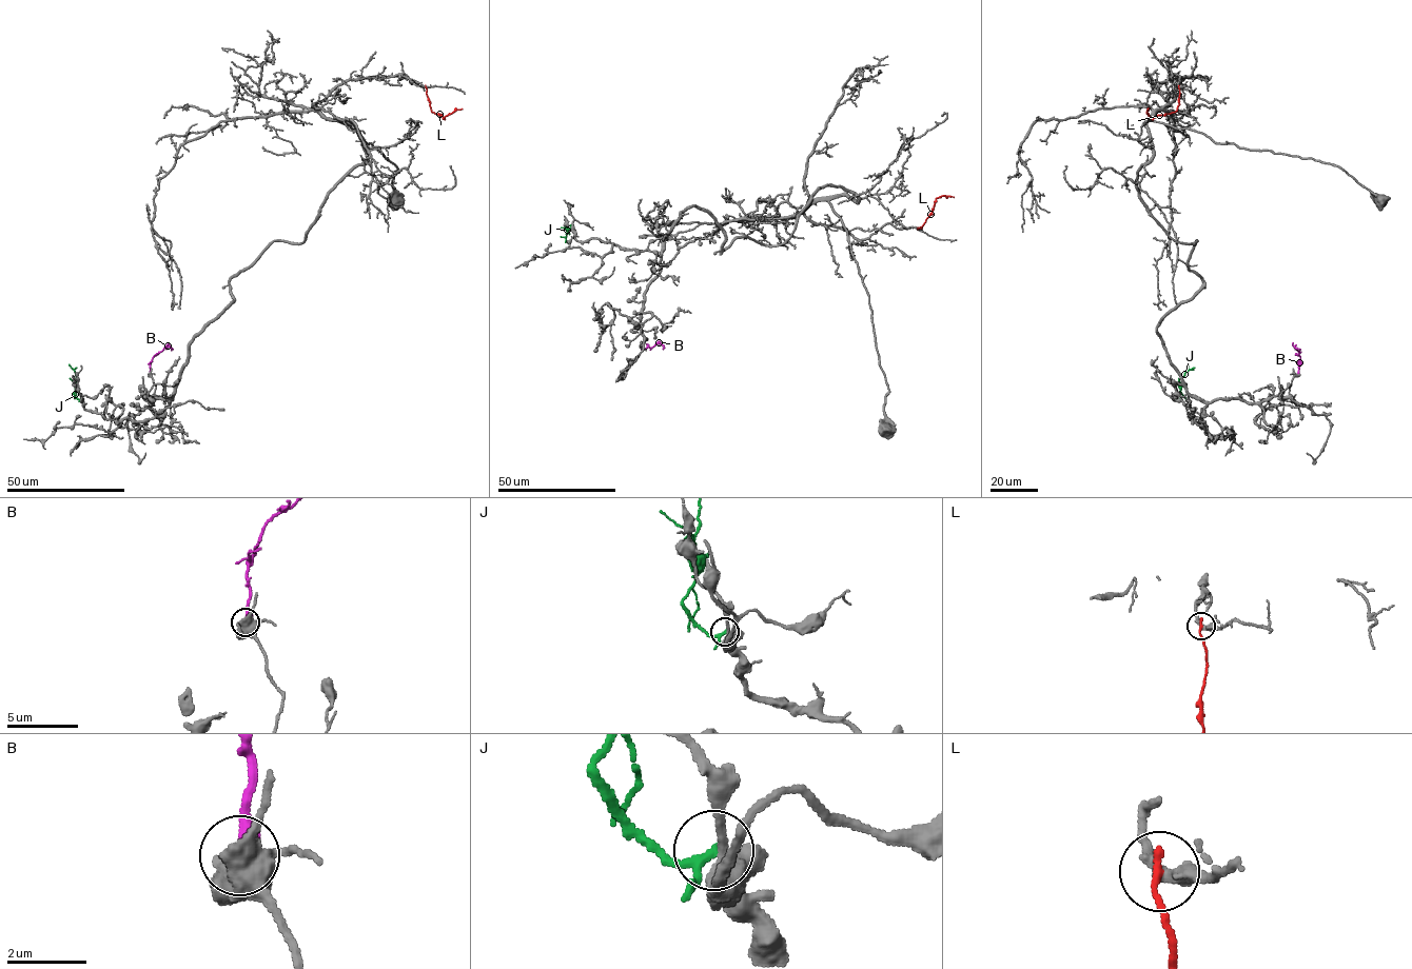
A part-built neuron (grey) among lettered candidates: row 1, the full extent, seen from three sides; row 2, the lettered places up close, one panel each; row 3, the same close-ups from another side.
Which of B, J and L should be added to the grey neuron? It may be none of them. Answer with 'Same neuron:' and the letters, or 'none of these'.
Same neuron: none of these

